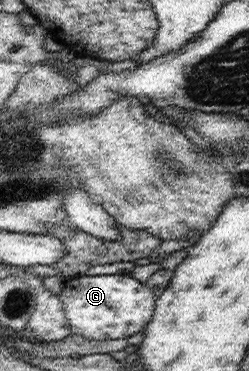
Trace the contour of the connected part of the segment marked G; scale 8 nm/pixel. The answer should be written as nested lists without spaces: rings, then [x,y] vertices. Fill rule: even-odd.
[[[131,273],[67,279],[61,298],[73,333],[98,341],[119,340],[144,332],[156,315],[159,300],[156,288],[138,281]]]

